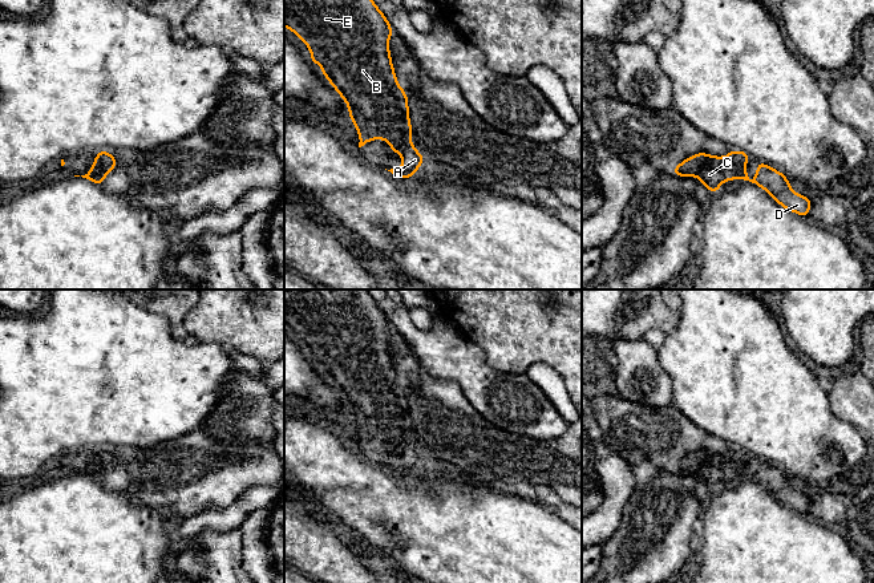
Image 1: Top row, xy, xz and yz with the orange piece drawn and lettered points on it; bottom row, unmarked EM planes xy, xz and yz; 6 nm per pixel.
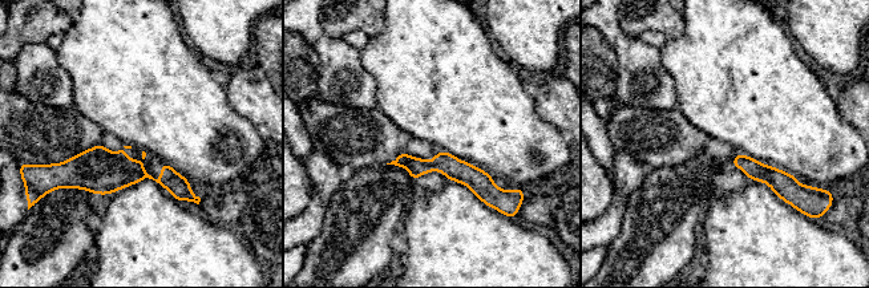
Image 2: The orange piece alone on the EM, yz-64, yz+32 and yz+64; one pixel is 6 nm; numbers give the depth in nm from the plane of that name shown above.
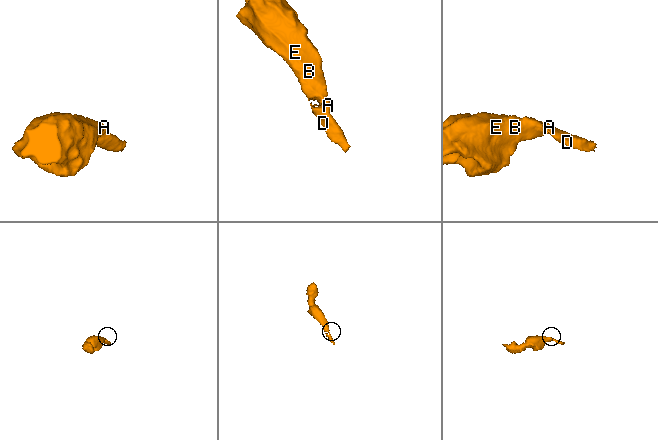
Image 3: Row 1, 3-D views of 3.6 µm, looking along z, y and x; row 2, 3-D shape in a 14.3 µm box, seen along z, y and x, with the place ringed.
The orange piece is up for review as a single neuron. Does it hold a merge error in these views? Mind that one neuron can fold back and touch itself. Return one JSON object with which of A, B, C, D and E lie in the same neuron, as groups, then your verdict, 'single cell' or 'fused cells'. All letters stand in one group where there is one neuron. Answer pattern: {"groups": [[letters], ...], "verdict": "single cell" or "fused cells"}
{"groups": [["A", "B", "C", "D", "E"]], "verdict": "single cell"}

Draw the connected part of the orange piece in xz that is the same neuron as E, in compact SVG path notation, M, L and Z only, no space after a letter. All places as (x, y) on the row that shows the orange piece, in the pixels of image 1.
M284 0L284 27L309 48L311 61L321 66L321 73L345 101L349 118L359 133L359 147L377 138L387 141L391 150L402 157L402 166L388 171L409 179L422 165L424 157L410 141L412 124L409 121L408 96L397 84L393 69L388 48L393 29L388 17L383 15L373 0Z

